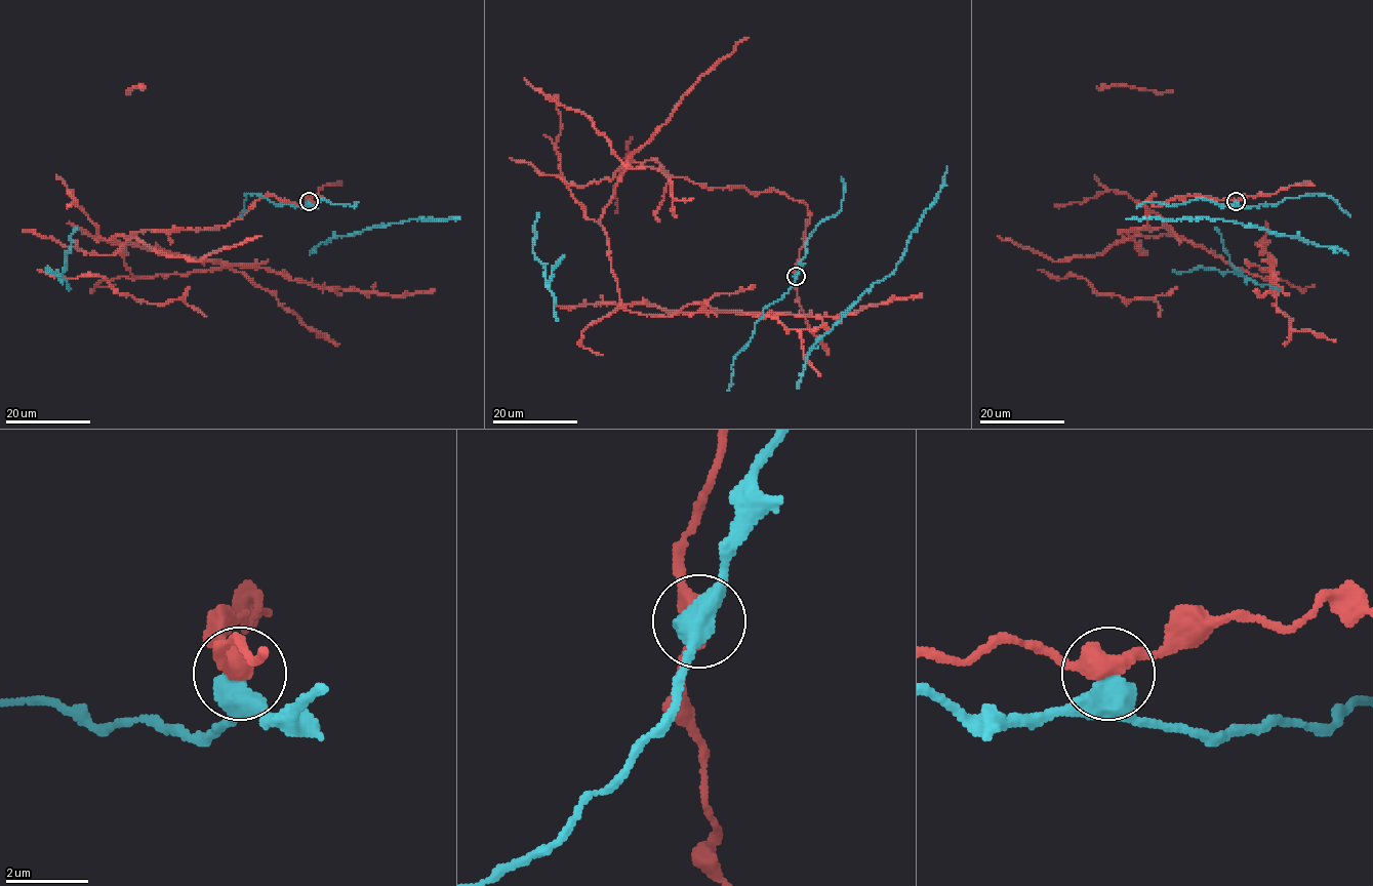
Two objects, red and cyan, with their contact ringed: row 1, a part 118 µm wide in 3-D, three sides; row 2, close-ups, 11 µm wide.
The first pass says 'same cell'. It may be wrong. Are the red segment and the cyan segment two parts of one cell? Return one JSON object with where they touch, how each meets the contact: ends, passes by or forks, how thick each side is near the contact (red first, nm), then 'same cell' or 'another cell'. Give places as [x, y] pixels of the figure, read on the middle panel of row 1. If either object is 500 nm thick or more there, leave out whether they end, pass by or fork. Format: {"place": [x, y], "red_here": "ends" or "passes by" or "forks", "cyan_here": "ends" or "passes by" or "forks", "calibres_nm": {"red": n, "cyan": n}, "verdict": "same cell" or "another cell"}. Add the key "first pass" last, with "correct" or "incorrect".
{"place": [796, 276], "red_here": "passes by", "cyan_here": "passes by", "calibres_nm": {"red": 480, "cyan": 480}, "verdict": "another cell", "first pass": "incorrect"}

